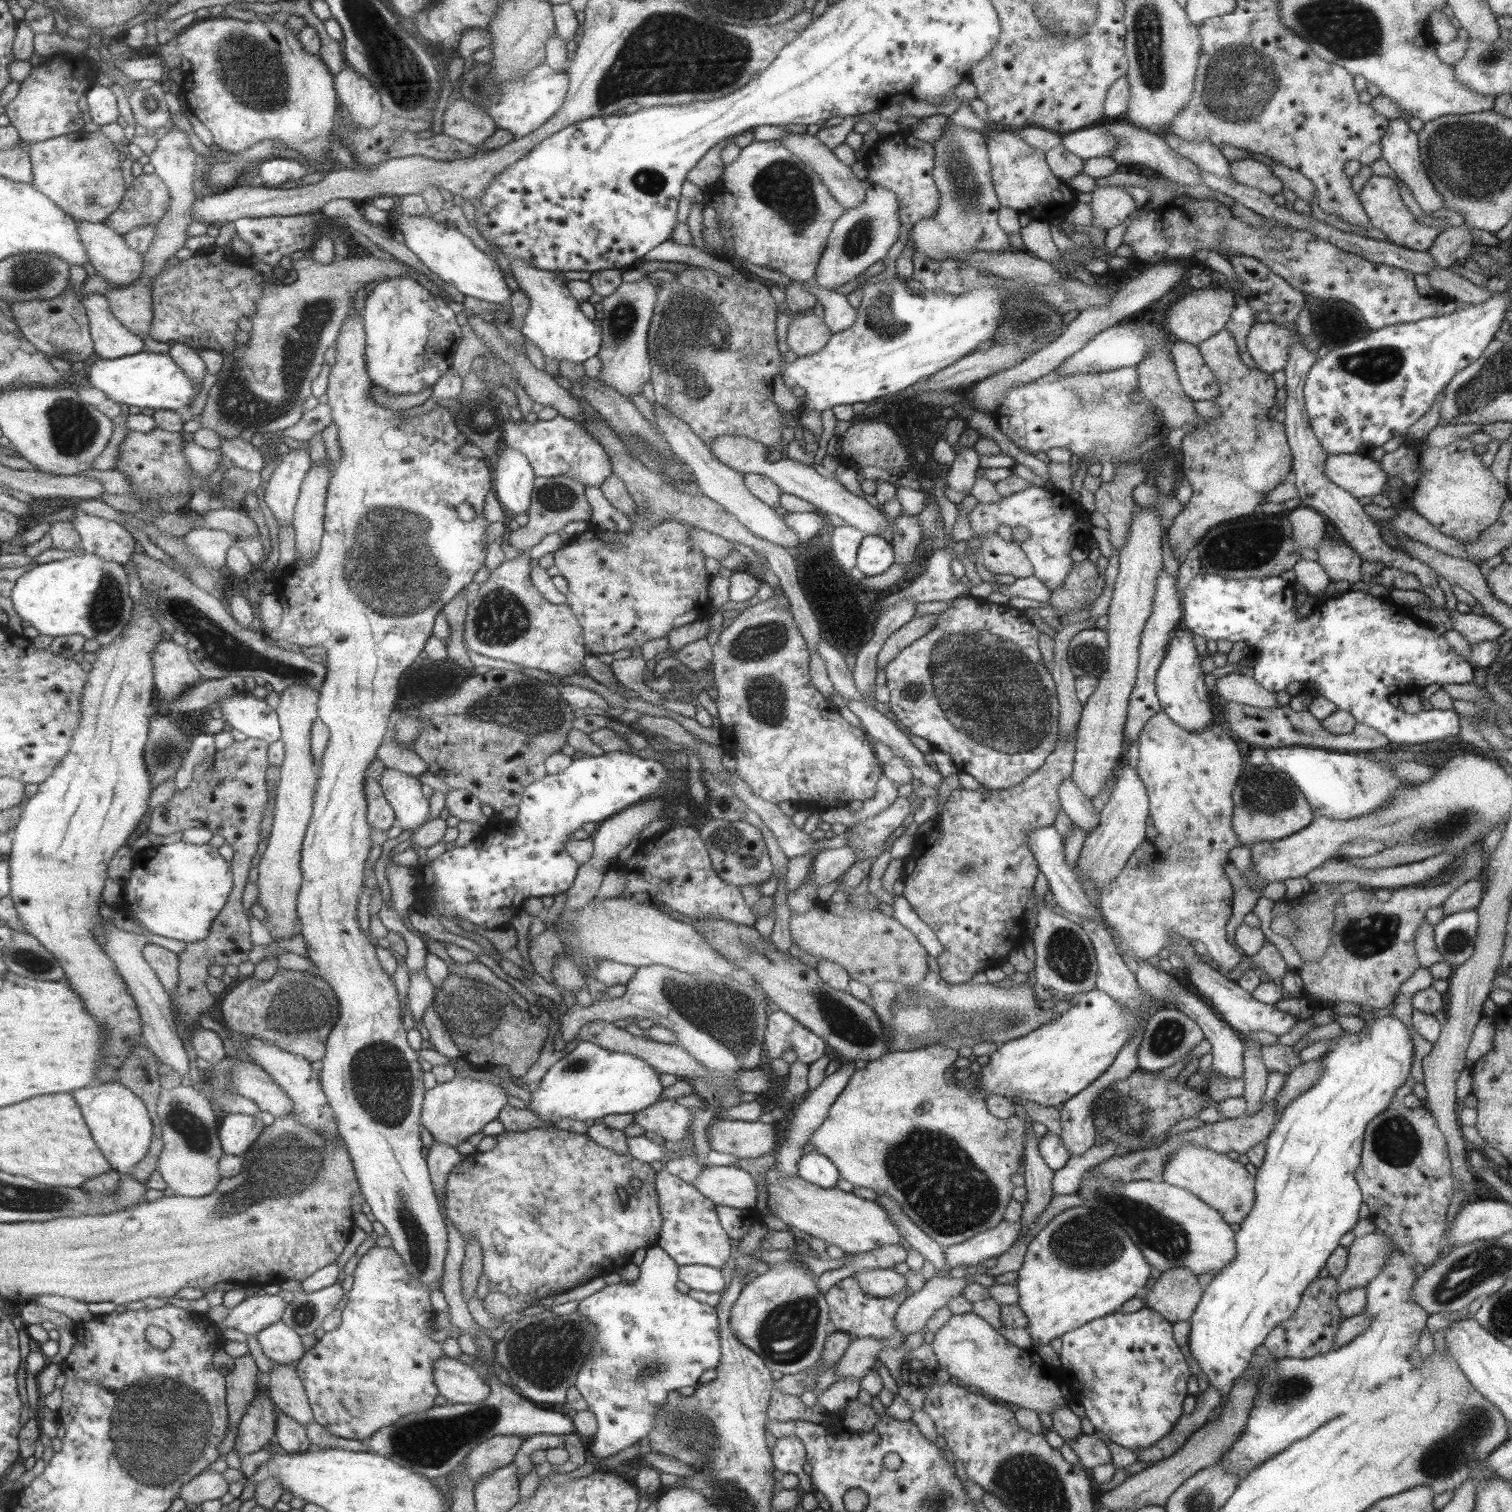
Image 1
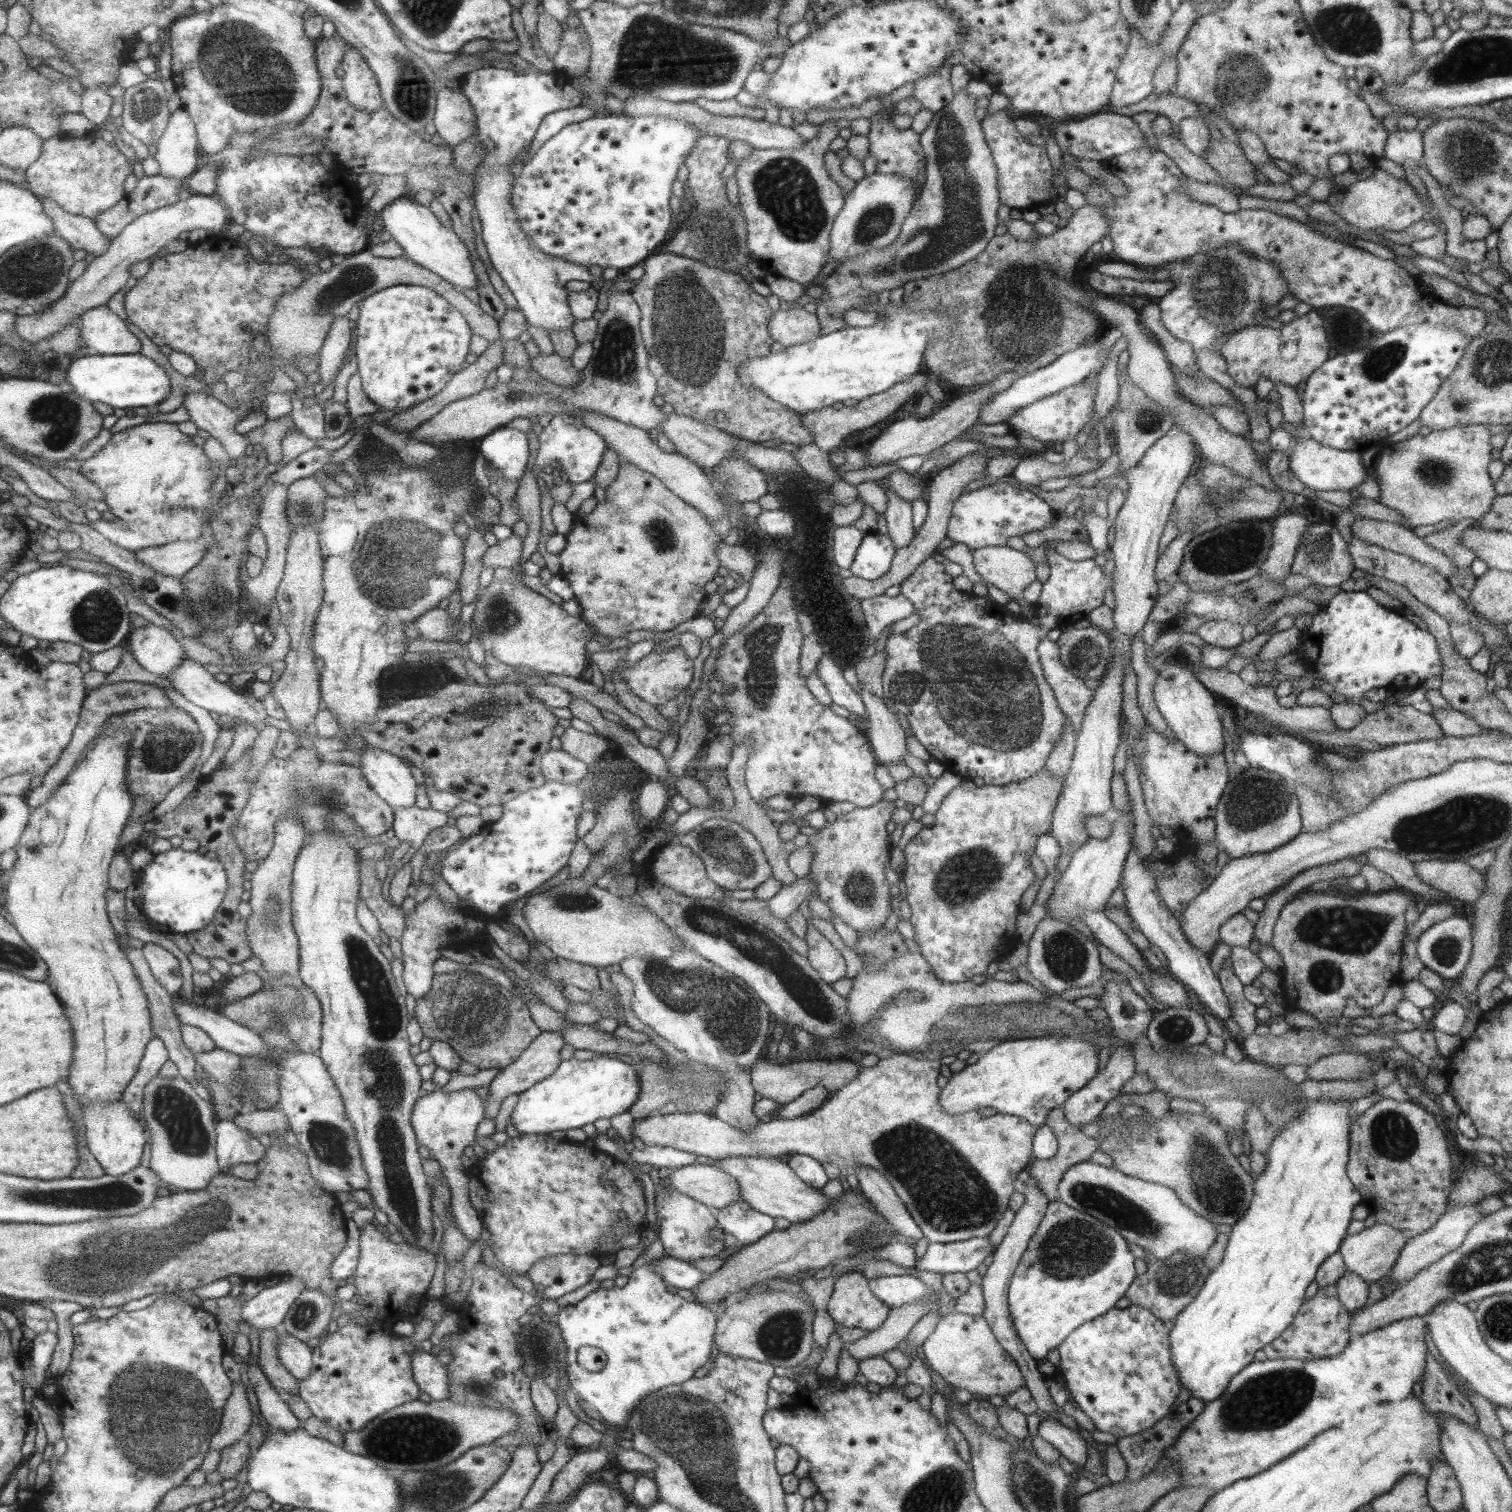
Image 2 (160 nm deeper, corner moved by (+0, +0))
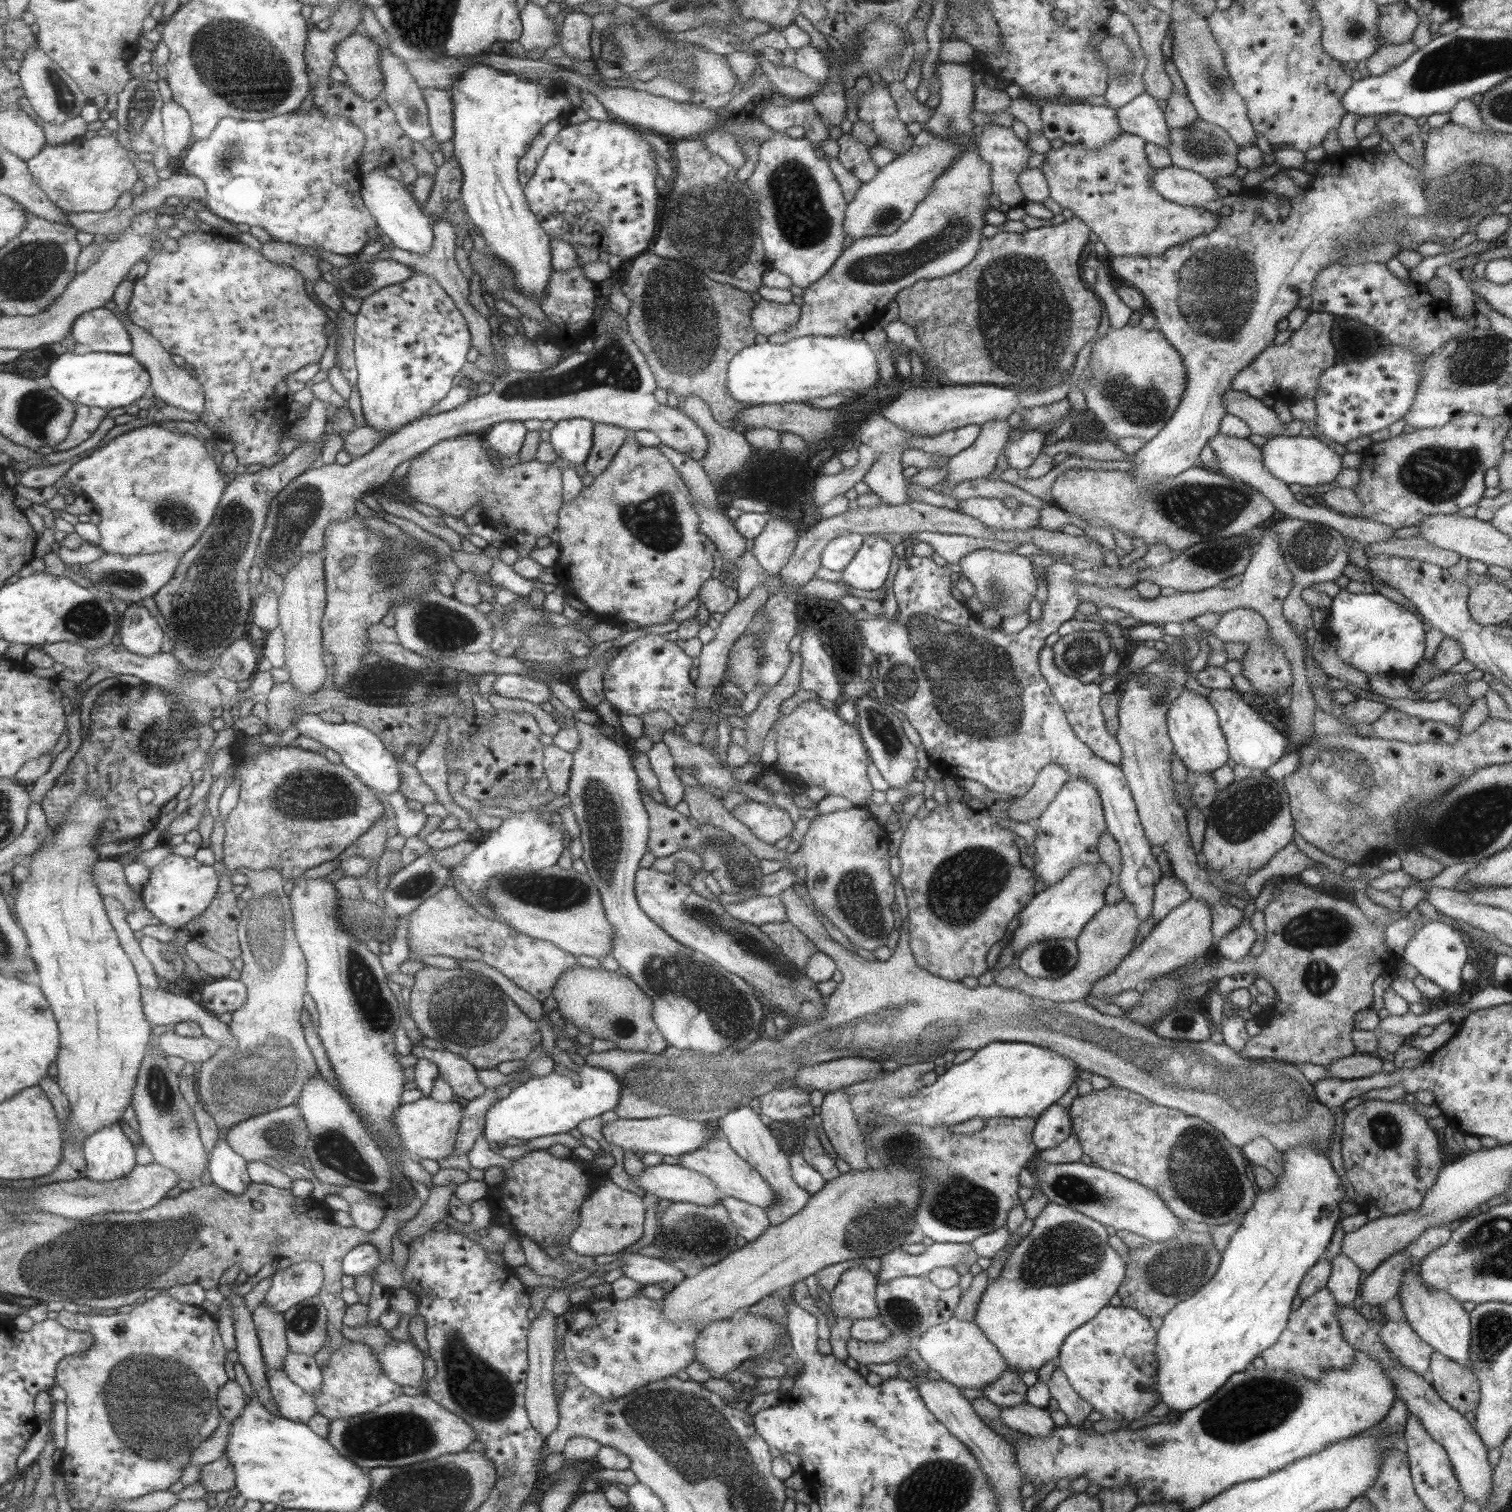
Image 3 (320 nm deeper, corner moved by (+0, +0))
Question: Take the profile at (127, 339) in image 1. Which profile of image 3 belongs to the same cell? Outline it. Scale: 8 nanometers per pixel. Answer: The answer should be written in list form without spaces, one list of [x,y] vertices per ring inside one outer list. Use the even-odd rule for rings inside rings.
[[[109,308],[83,313],[73,325],[72,337],[93,352],[129,355],[133,350],[131,335],[122,320]]]

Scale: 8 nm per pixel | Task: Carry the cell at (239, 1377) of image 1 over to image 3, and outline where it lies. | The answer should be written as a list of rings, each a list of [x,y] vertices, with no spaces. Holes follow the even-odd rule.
[[[222,1419],[220,1427],[209,1437],[200,1444],[199,1448],[191,1453],[190,1465],[204,1467],[211,1462],[219,1460],[221,1457],[226,1456],[228,1449],[228,1438],[232,1431],[232,1422]]]

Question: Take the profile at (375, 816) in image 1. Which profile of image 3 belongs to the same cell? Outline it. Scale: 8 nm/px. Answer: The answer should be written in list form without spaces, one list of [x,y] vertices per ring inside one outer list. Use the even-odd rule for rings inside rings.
[[[239,734],[236,738],[236,742],[233,744],[235,749],[235,764],[233,768],[236,774],[243,777],[243,784],[241,784],[241,793],[239,804],[235,807],[235,810],[230,814],[228,819],[225,819],[225,837],[223,842],[223,862],[229,869],[236,871],[246,871],[252,869],[255,872],[260,870],[267,870],[268,868],[282,868],[280,871],[283,876],[287,879],[288,883],[291,884],[293,880],[299,878],[303,872],[307,872],[309,868],[315,868],[319,864],[325,864],[325,862],[331,862],[335,860],[337,856],[341,854],[346,854],[347,848],[351,844],[359,840],[361,835],[364,835],[379,819],[382,819],[385,815],[385,808],[379,799],[380,795],[371,789],[365,782],[361,780],[357,773],[353,772],[346,764],[342,762],[339,764],[333,764],[329,762],[327,758],[323,755],[323,752],[313,752],[309,749],[304,749],[296,744],[294,746],[281,746],[275,745],[272,749],[267,749],[263,742],[259,742],[257,735],[244,735]],[[250,754],[256,754],[254,761],[249,764],[243,756],[249,756]]]

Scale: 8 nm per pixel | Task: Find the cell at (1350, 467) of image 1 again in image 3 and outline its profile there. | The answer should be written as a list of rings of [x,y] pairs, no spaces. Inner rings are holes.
[[[1275,435],[1271,440],[1267,440],[1260,449],[1262,466],[1277,480],[1288,485],[1300,484],[1302,487],[1310,487],[1324,482],[1331,483],[1342,468],[1341,456],[1315,437]]]

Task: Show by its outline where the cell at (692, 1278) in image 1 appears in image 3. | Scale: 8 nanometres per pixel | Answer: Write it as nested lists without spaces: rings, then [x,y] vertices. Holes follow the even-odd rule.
[[[623,1252],[619,1254],[619,1268],[621,1274],[639,1284],[650,1285],[659,1281],[673,1280],[675,1286],[683,1280],[687,1274],[683,1274],[673,1265],[665,1263],[659,1258],[647,1258],[635,1252]]]

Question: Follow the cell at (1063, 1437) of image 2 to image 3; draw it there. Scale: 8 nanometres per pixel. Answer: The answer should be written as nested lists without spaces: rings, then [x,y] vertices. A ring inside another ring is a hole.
[[[1023,1403],[1012,1407],[998,1405],[1001,1424],[1027,1435],[1045,1436],[1054,1429],[1047,1408],[1037,1408]]]

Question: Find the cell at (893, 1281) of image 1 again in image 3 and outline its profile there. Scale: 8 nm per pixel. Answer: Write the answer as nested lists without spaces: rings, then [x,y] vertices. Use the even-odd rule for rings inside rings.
[[[899,1276],[877,1282],[874,1301],[876,1317],[891,1335],[904,1334],[911,1338],[920,1337],[928,1328],[947,1322],[952,1317],[953,1309],[961,1298],[962,1290],[958,1284],[942,1289],[929,1282],[927,1276]]]

